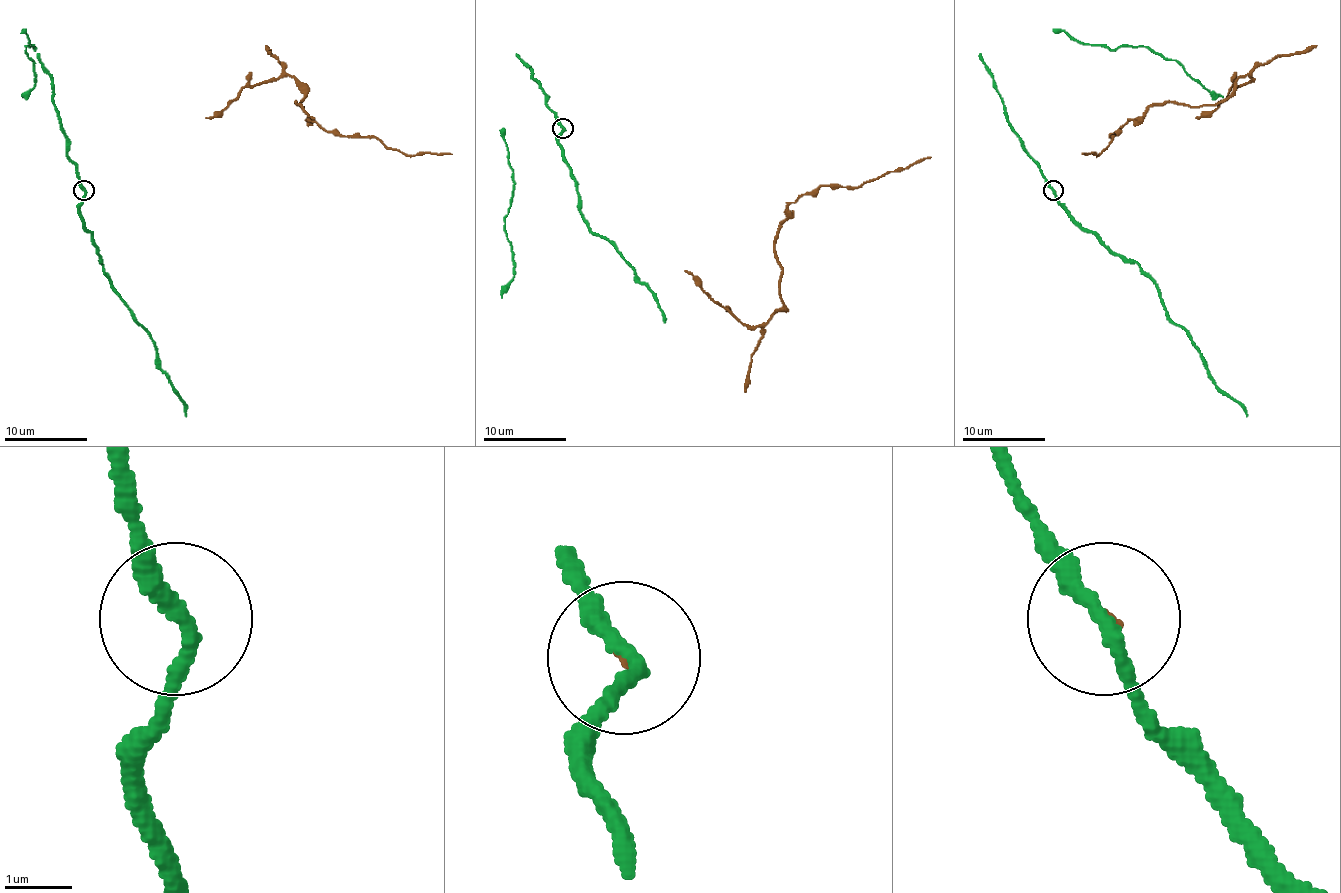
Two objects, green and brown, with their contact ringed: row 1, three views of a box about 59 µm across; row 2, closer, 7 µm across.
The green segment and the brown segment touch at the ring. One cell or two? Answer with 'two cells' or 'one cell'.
two cells

